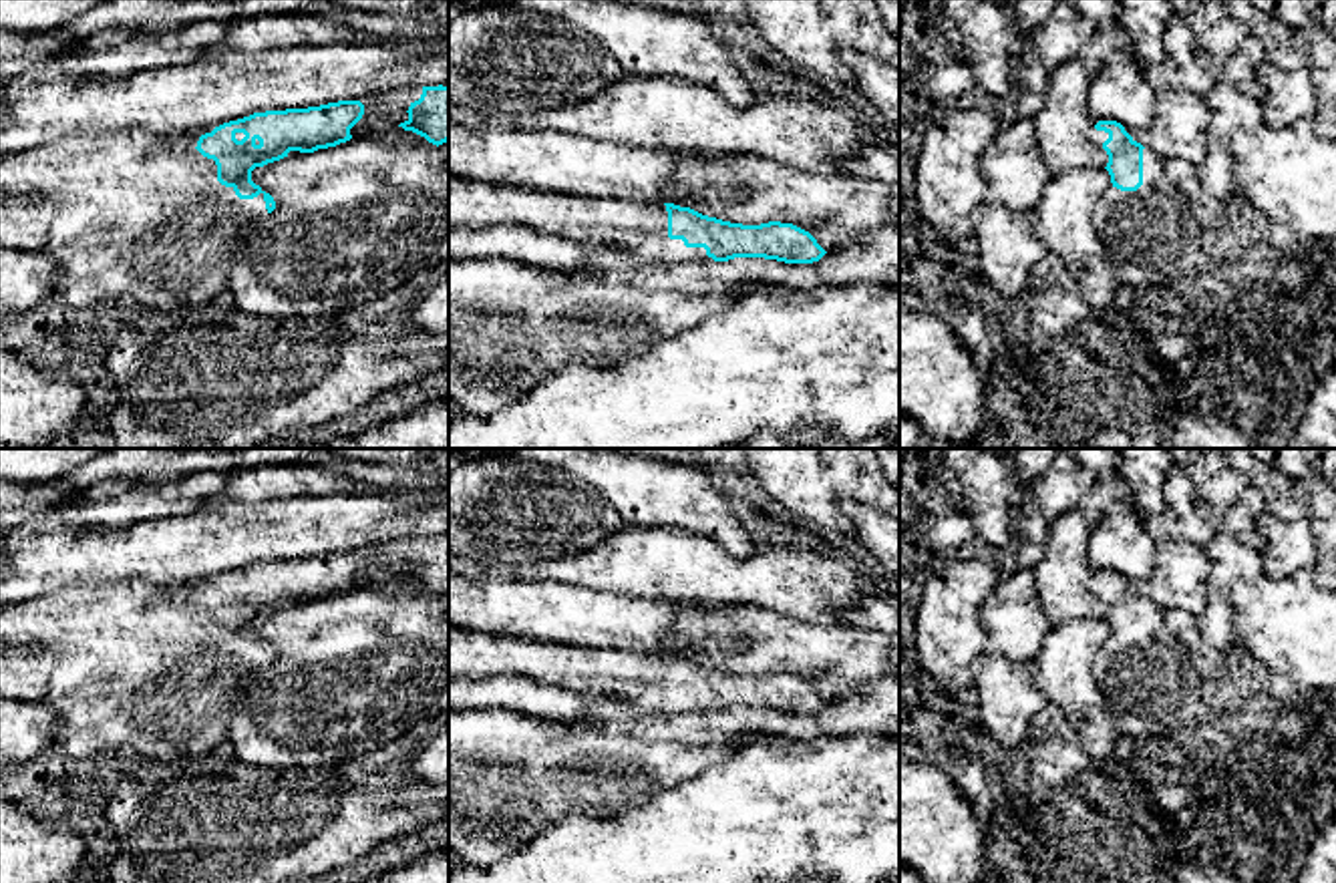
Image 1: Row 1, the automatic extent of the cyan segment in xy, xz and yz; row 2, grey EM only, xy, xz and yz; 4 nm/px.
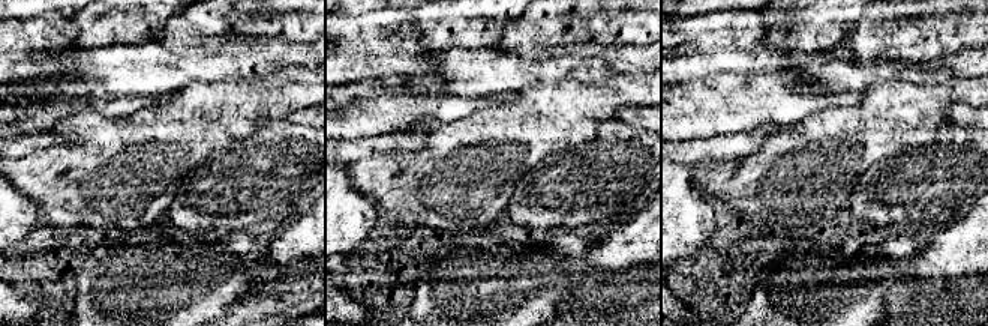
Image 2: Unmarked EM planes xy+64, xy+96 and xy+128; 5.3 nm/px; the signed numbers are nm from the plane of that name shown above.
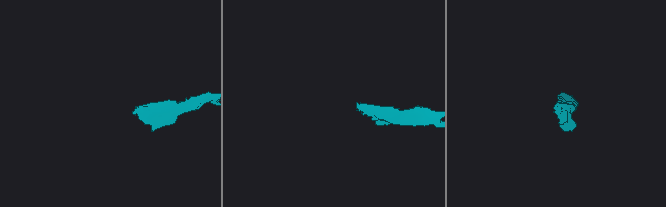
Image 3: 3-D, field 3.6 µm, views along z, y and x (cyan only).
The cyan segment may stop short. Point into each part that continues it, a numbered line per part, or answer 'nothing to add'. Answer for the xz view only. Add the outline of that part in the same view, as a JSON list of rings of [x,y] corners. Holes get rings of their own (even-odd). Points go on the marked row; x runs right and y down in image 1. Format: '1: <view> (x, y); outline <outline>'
1: xz (640, 228); outline [[[449,177],[449,227],[477,229],[497,225],[523,225],[529,231],[571,237],[586,243],[614,243],[628,249],[640,266],[714,261],[706,255],[704,247],[686,247],[682,239],[668,237],[668,211],[664,203],[571,195],[513,183]]]

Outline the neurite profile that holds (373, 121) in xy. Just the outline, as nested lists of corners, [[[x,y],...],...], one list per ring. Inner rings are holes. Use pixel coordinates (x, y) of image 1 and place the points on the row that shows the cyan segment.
[[[364,111],[362,119],[352,127],[352,139],[374,135],[386,127],[396,127],[400,123],[408,121],[408,113],[398,111]]]

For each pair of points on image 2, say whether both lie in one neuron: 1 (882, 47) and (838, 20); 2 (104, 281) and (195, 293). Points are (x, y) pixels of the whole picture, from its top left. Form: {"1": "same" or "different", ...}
{"1": "different", "2": "same"}

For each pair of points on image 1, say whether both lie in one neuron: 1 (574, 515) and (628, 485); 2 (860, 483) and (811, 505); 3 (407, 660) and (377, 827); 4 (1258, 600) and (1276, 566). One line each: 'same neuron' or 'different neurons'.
1: different neurons
2: same neuron
3: different neurons
4: different neurons

